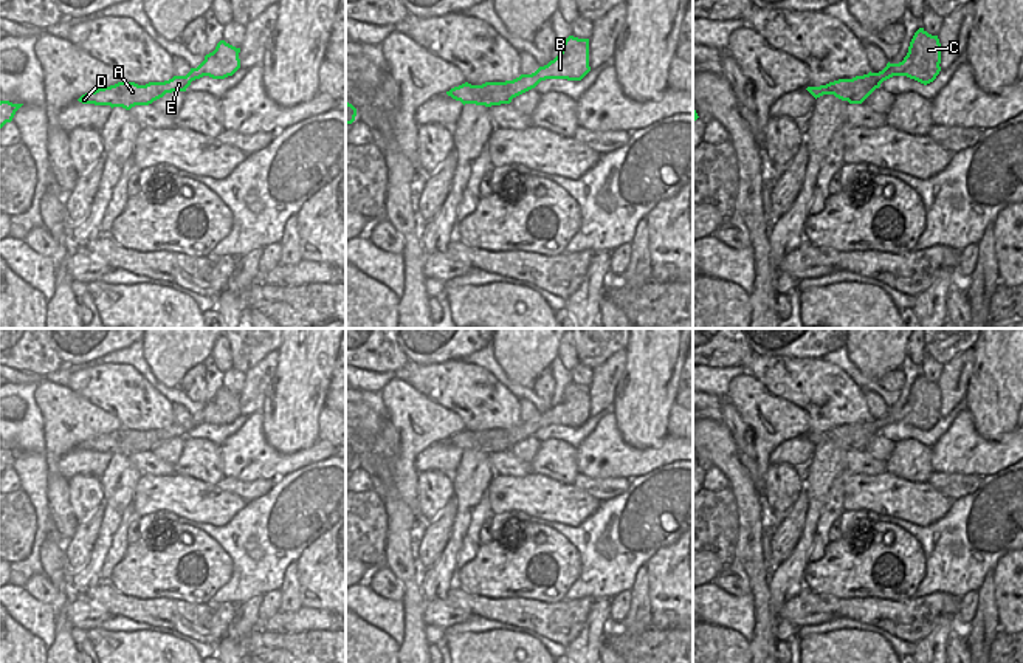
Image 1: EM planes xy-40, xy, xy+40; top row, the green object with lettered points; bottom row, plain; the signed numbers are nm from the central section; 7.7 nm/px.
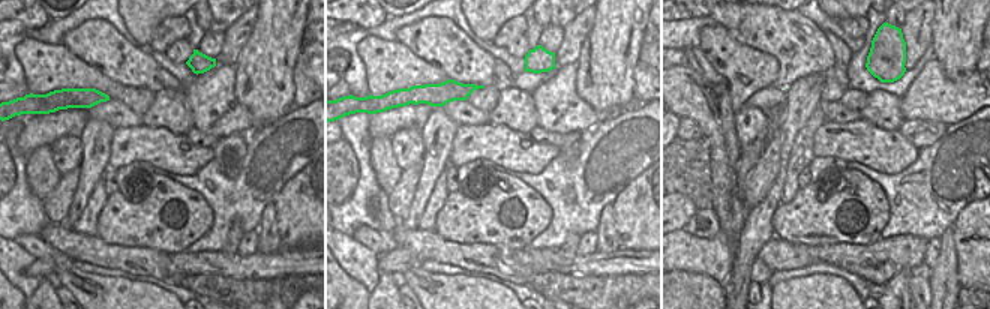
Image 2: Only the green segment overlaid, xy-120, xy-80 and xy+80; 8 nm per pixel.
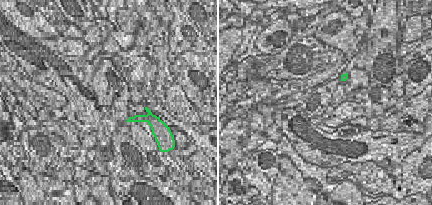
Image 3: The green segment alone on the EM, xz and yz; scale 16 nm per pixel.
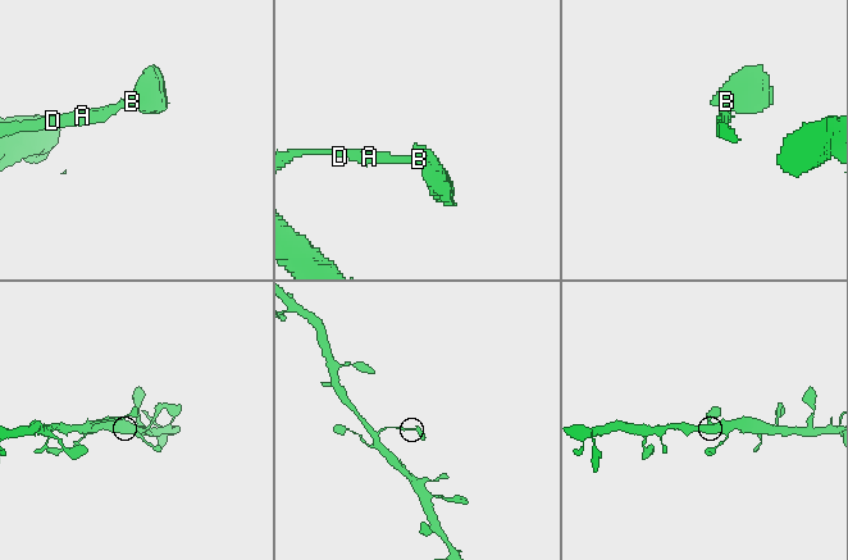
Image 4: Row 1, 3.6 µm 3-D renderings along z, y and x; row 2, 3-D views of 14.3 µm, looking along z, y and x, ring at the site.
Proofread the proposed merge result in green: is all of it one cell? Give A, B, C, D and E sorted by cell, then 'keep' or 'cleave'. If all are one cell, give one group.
groups A B C D E; keep

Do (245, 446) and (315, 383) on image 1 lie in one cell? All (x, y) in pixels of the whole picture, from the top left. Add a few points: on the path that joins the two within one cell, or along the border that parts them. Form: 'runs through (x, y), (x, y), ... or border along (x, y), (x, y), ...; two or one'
border along (259, 412), (264, 439), (278, 451), (290, 454); two

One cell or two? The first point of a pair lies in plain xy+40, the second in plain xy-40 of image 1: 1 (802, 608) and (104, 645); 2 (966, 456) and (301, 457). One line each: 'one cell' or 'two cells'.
1: two cells
2: one cell

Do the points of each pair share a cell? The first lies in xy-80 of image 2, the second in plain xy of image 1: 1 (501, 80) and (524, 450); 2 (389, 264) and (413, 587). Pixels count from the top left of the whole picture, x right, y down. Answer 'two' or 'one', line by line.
1: two
2: two

